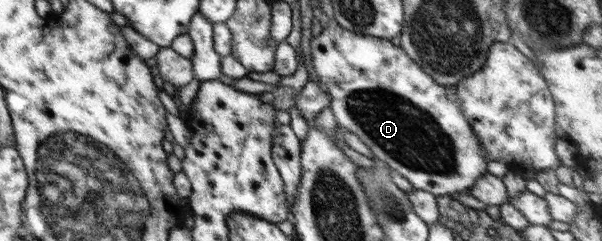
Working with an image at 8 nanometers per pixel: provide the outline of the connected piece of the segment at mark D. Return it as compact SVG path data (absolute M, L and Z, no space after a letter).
M336 23L323 28L317 37L313 37L310 40L310 46L312 54L311 64L320 81L327 85L331 100L330 107L335 120L338 122L338 126L356 134L369 147L369 150L371 150L375 157L383 160L383 162L387 162L393 170L397 170L403 178L407 178L411 182L413 189L430 192L435 196L462 192L469 190L481 175L488 172L486 156L484 155L484 150L482 150L483 146L480 146L478 136L474 133L466 115L462 113L455 85L449 87L435 82L435 79L431 78L431 75L427 74L421 67L418 67L418 64L411 60L400 46L393 45L389 39L367 36L366 34L355 34L341 28Z

